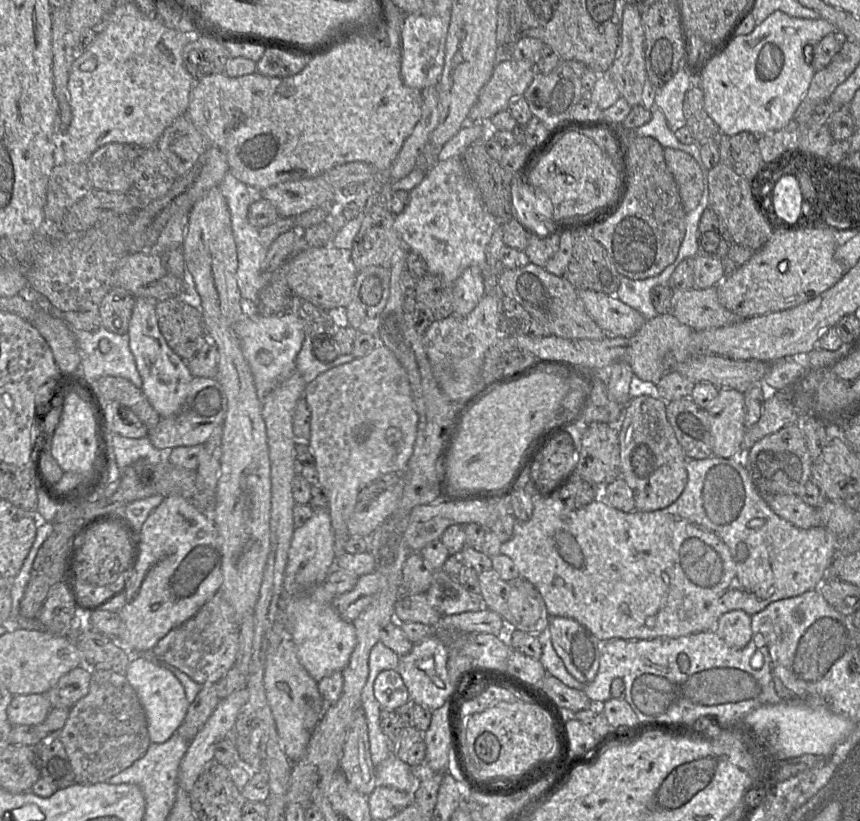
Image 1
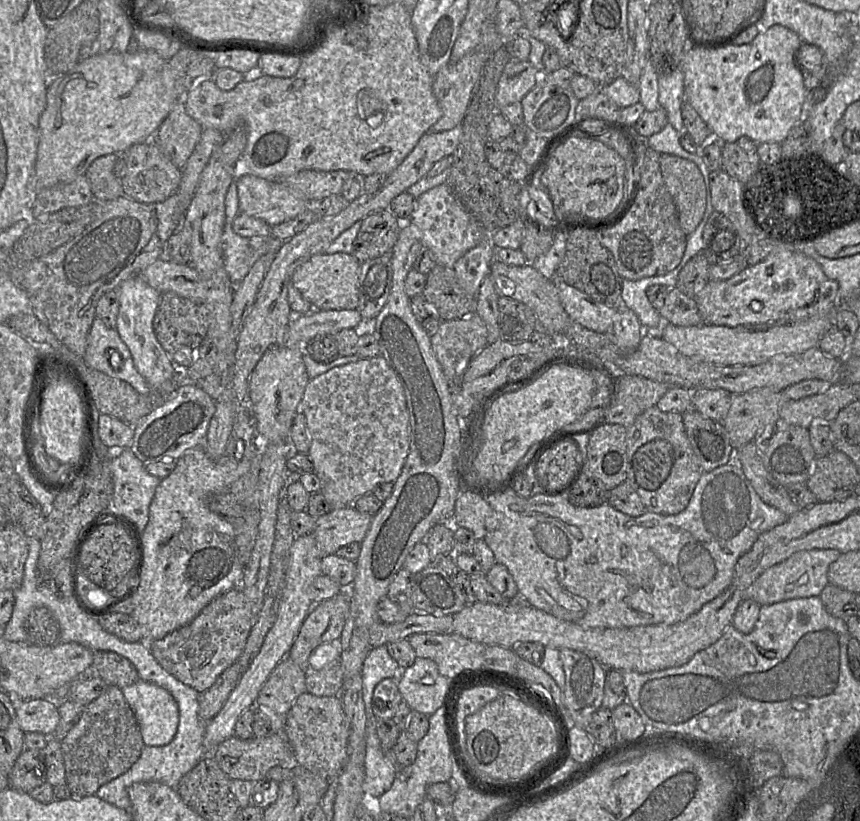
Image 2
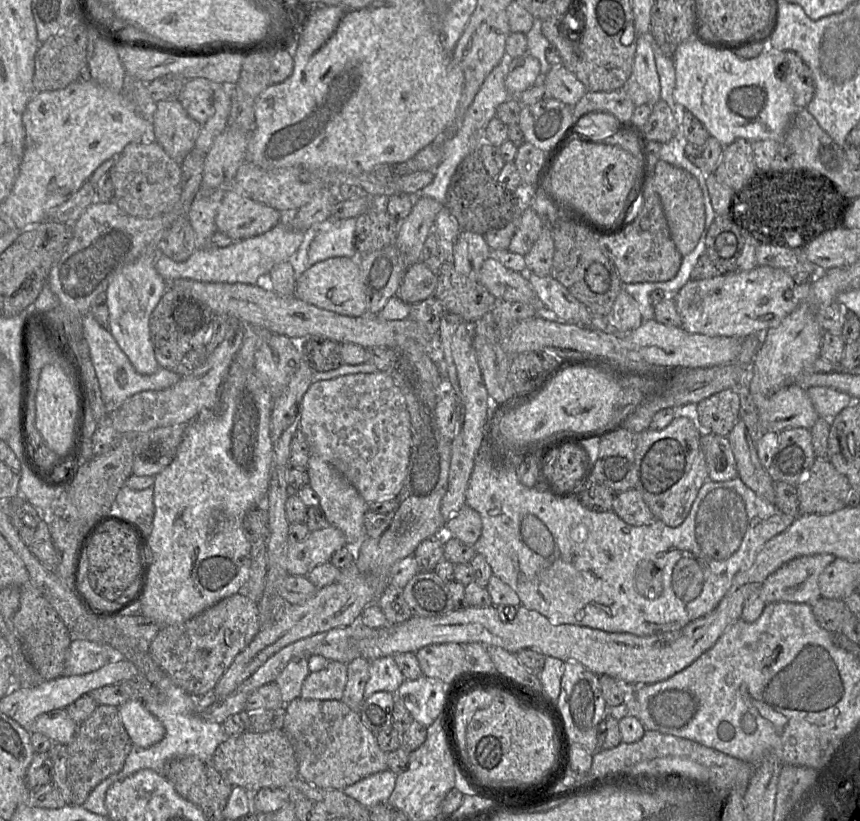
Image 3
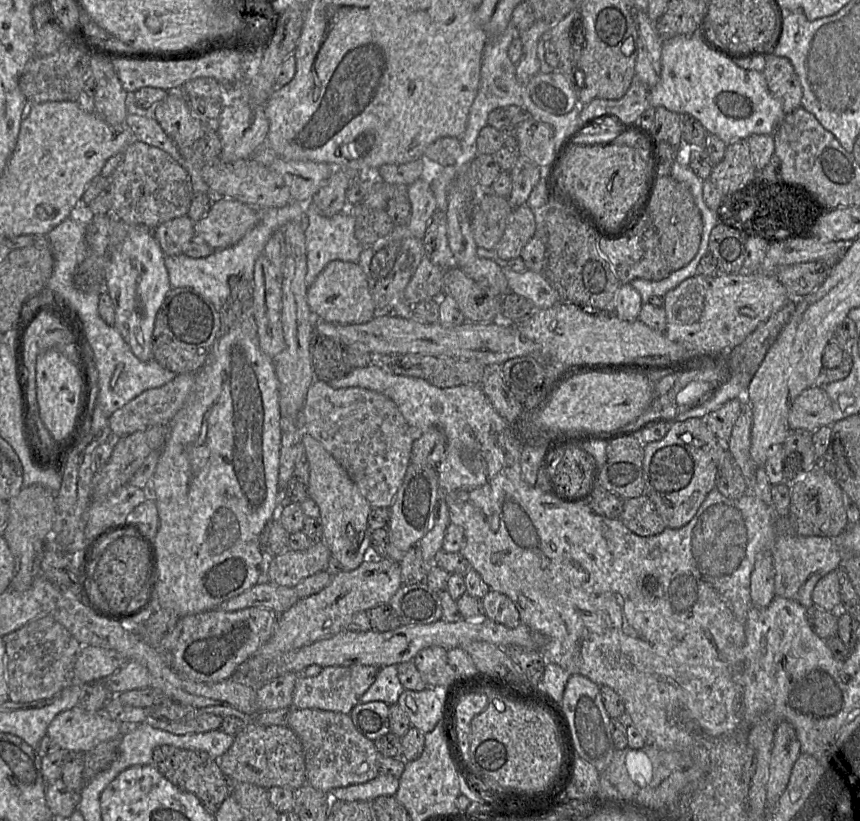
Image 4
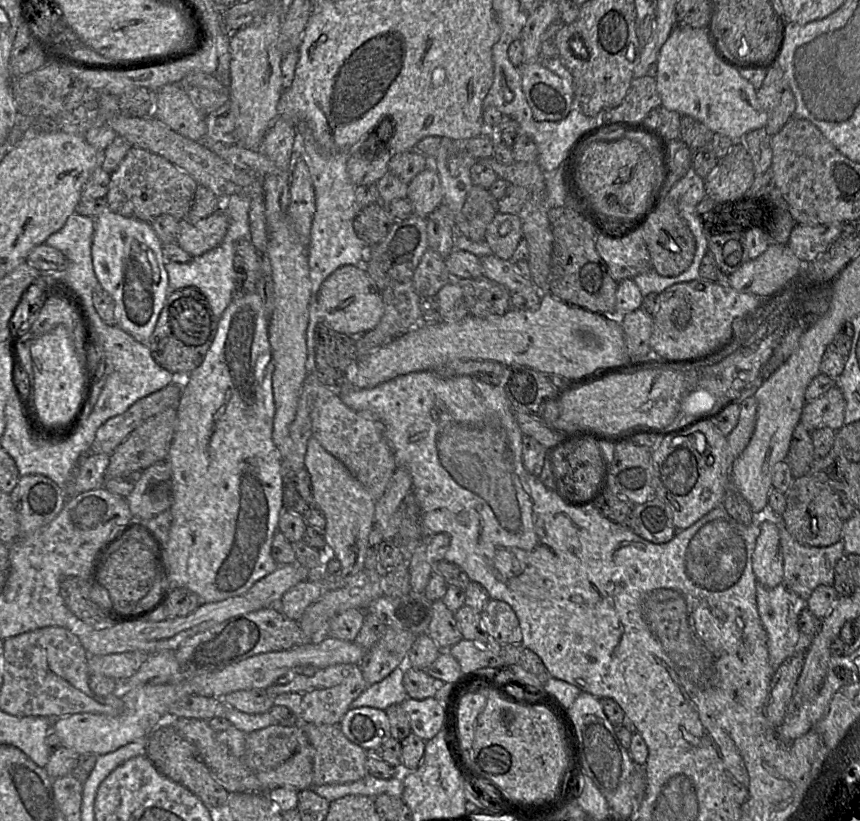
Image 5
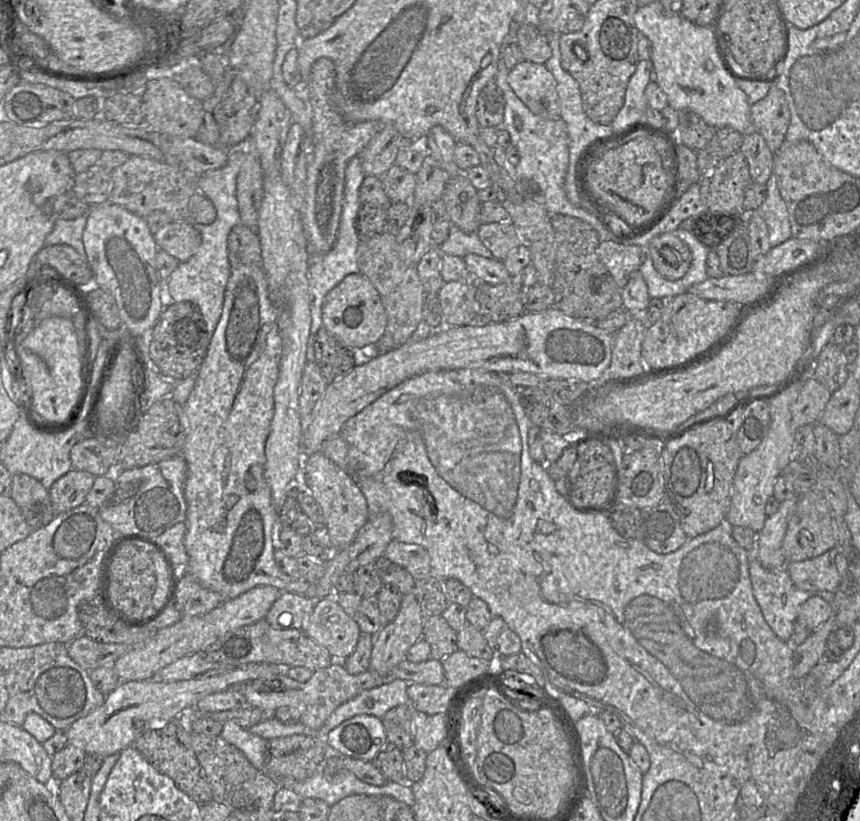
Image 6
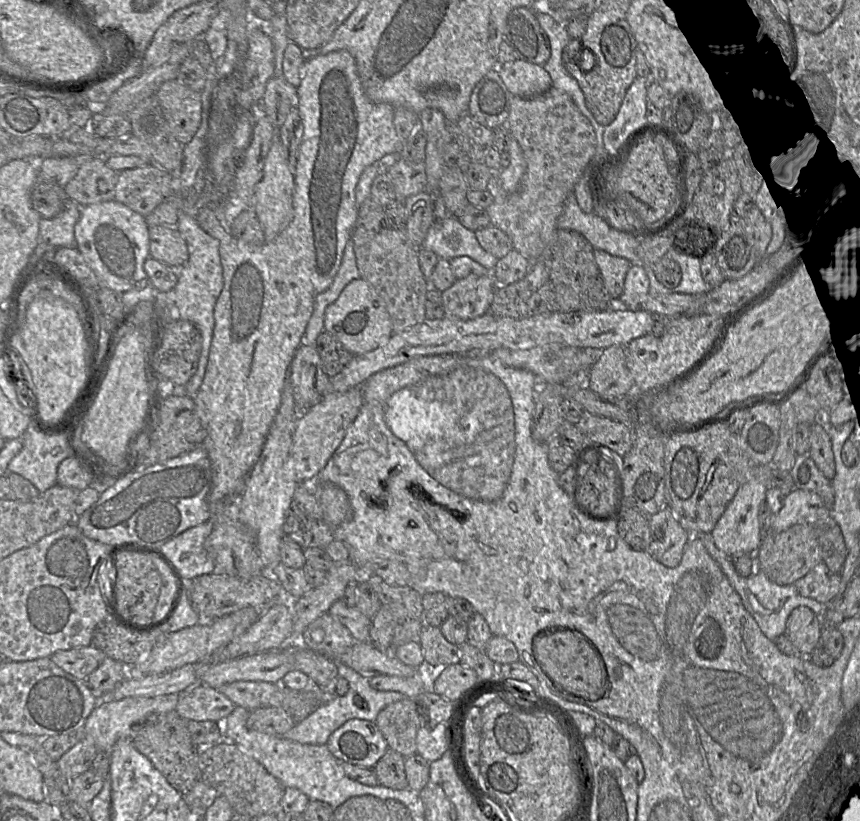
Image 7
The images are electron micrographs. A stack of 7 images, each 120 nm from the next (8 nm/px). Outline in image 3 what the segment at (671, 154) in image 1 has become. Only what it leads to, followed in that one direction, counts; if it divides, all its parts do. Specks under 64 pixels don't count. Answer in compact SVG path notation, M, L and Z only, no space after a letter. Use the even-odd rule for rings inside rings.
M658 160L654 168L654 184L668 222L670 234L682 256L697 246L705 227L705 204L697 178L687 170Z

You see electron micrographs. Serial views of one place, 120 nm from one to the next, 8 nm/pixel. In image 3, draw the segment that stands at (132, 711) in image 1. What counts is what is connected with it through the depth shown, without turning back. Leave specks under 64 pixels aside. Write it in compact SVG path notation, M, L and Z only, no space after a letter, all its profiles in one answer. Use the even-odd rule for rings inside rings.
M98 705L91 716L78 725L73 740L66 746L72 804L82 805L95 786L122 769L133 743L121 722L119 708Z

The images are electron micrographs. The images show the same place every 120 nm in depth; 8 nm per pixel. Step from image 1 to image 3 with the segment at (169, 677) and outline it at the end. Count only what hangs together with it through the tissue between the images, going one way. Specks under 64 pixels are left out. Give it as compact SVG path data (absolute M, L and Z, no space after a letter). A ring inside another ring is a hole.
M131 700L121 705L119 716L134 745L150 747L161 741L165 735L161 721L140 700Z

